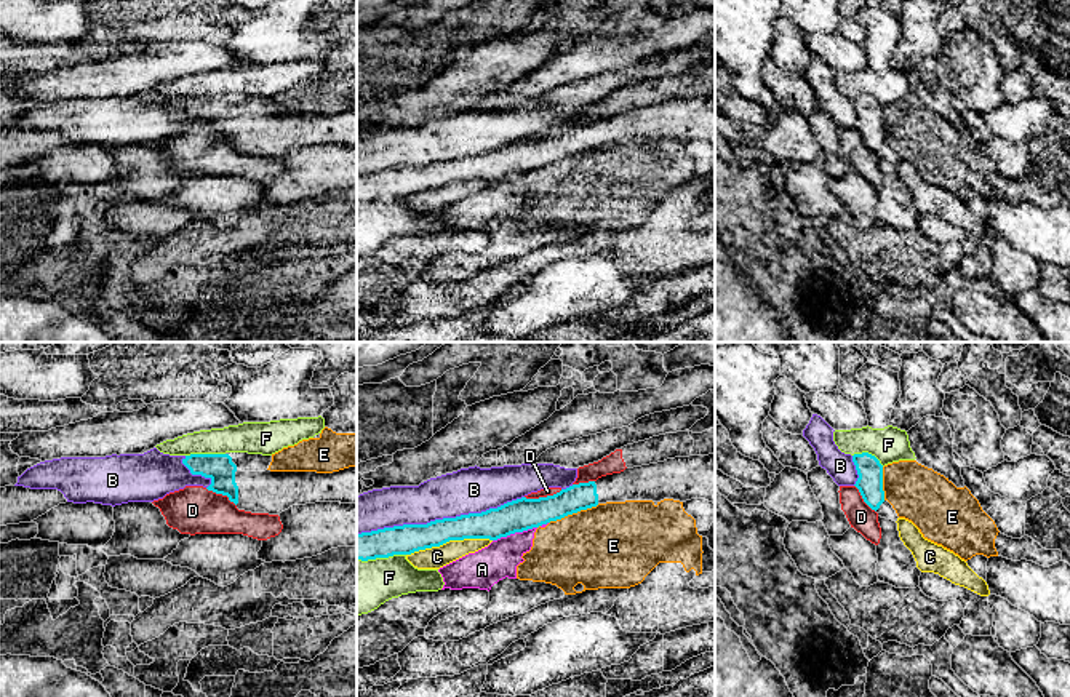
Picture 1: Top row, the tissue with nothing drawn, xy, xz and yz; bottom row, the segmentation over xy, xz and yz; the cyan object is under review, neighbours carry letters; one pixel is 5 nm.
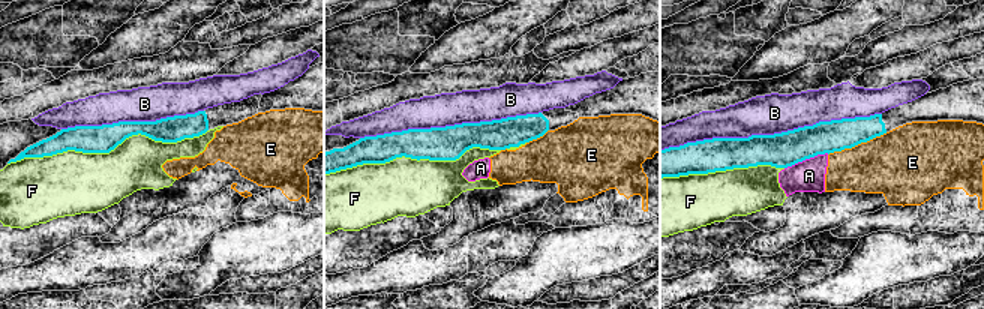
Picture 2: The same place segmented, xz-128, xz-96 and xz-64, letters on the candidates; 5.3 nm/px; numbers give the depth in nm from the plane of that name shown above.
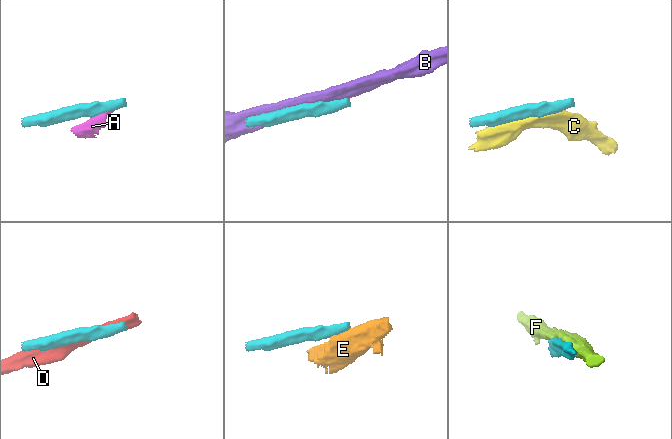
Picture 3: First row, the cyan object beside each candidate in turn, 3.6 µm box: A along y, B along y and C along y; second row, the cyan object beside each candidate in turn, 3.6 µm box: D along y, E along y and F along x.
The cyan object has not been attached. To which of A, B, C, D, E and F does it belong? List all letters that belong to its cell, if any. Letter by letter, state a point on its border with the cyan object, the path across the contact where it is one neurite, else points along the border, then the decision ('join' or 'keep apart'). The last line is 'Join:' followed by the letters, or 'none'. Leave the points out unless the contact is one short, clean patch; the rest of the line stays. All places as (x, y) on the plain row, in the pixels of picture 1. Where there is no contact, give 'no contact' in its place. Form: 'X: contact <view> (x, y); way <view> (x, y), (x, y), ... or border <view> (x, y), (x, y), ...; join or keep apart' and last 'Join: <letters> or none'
A: contact xz (514, 175); border xz (536, 168), (493, 183); keep apart
B: contact xz (440, 162); keep apart
C: contact xz (448, 183); keep apart
D: contact xz (542, 139); keep apart
E: contact xz (573, 154); border xz (598, 146), (549, 165); keep apart
F: contact xy (205, 96); keep apart
Join: none

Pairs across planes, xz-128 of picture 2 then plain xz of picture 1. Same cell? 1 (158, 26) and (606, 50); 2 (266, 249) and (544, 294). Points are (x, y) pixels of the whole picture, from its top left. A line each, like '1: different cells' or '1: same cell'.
1: different cells
2: same cell

